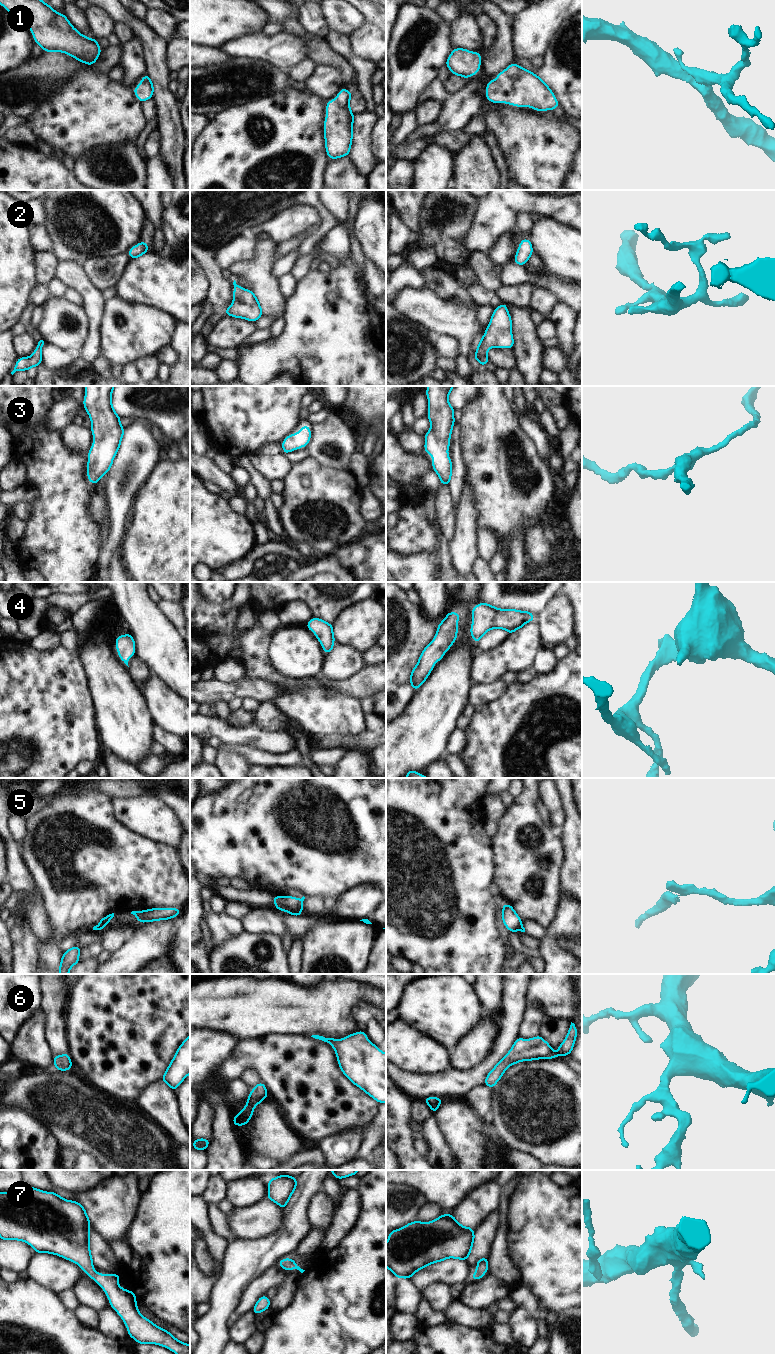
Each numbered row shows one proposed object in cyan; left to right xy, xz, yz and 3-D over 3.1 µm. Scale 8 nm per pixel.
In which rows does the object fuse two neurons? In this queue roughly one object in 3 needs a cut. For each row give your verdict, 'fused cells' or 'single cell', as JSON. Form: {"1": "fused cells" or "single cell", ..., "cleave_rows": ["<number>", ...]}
{"1": "single cell", "2": "single cell", "3": "single cell", "4": "single cell", "5": "fused cells", "6": "single cell", "7": "single cell", "cleave_rows": ["5"]}

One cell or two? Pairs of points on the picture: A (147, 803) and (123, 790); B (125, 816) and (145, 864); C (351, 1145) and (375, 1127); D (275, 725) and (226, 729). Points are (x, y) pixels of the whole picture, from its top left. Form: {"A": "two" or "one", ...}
{"A": "two", "B": "two", "C": "two", "D": "two"}

